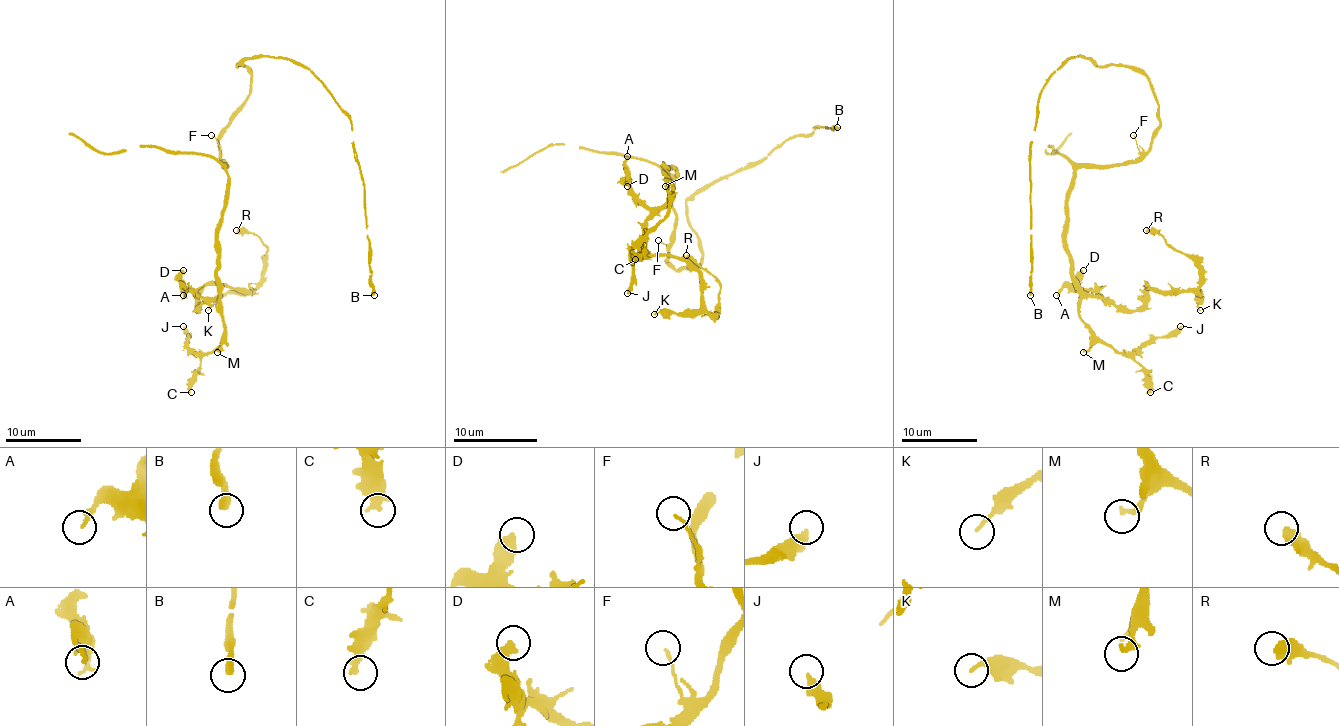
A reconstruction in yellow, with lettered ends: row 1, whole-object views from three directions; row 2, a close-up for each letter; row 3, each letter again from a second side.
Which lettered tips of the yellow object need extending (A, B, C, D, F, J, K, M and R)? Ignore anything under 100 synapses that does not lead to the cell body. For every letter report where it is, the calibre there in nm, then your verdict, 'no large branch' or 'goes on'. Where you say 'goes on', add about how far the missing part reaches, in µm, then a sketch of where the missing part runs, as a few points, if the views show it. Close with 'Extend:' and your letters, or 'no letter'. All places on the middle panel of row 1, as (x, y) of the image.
A: place (627, 156); calibre 160 nm; no large branch
B: place (837, 127); calibre 320 nm; no large branch
C: place (635, 259); calibre 400 nm; no large branch
D: place (627, 186); calibre 460 nm; no large branch
F: place (658, 240); calibre 90 nm; no large branch
J: place (627, 293); calibre 320 nm; no large branch
K: place (654, 314); calibre 130 nm; no large branch
M: place (665, 186); calibre 190 nm; no large branch
R: place (686, 255); calibre 400 nm; no large branch
Extend: no letter

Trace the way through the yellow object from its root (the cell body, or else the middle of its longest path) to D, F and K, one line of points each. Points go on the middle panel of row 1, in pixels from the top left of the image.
D: (667, 257), (675, 228), (675, 171), (665, 167), (667, 200), (658, 207), (648, 207), (629, 181), (627, 186)
F: (667, 257), (667, 247), (658, 240)
K: (667, 257), (675, 171), (665, 167), (667, 200), (646, 221), (644, 251), (686, 261), (701, 308), (654, 314)

